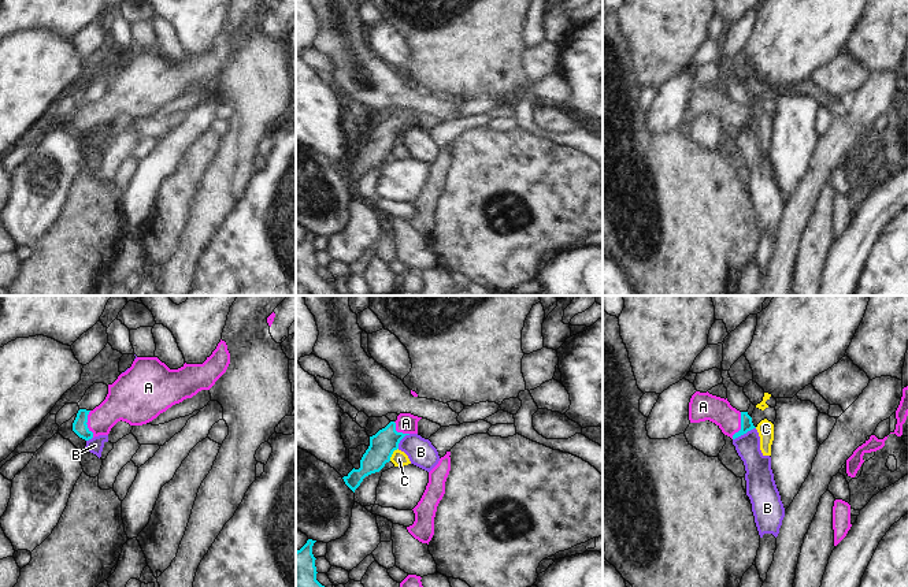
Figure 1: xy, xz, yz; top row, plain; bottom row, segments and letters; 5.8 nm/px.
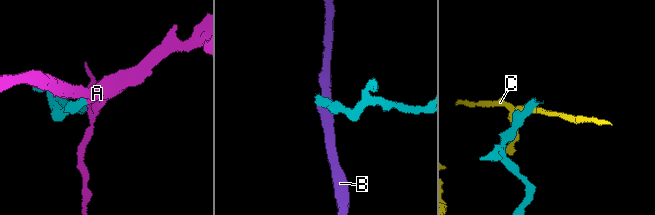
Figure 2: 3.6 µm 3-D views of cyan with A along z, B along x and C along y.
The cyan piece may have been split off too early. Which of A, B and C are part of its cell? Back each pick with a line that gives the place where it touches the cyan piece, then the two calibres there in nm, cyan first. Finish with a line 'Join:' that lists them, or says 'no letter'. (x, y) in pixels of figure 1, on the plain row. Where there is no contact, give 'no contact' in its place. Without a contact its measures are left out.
A: contact xy (86, 118); calibres 90 and 200 nm
Join: A

